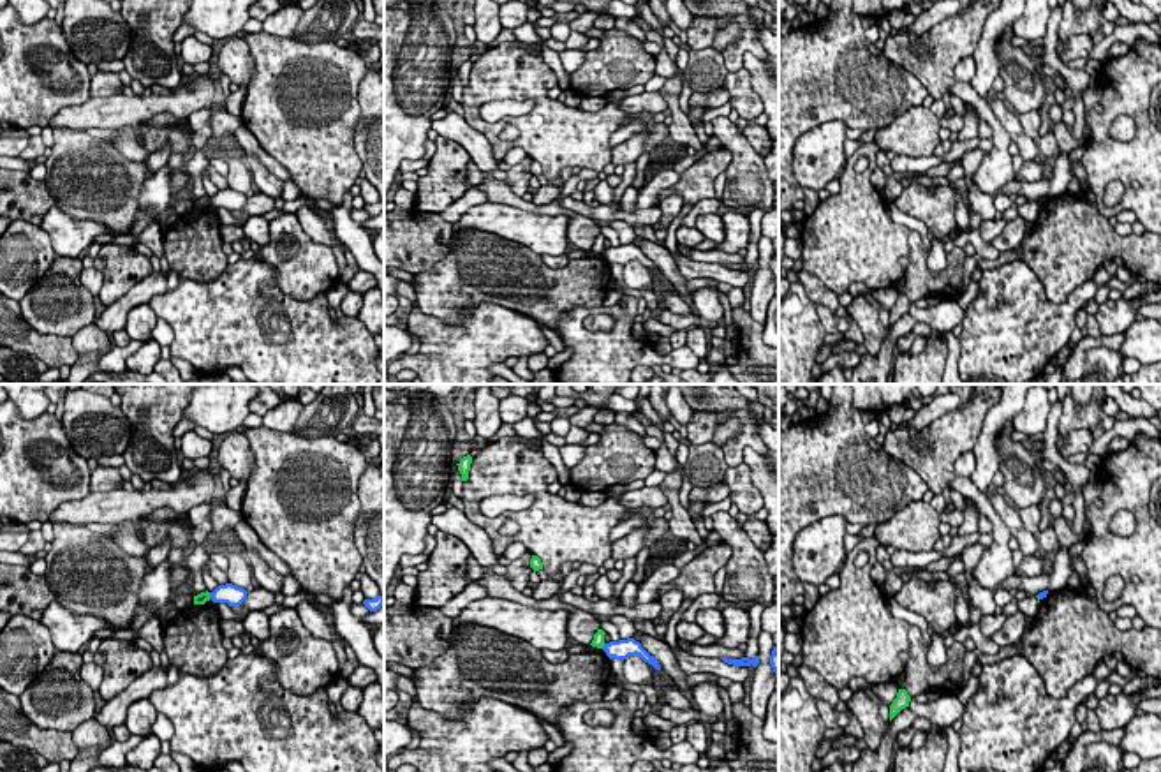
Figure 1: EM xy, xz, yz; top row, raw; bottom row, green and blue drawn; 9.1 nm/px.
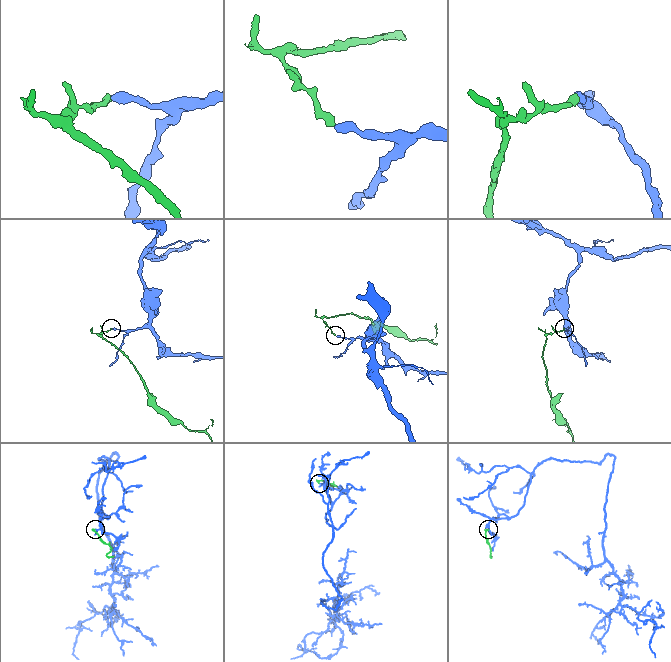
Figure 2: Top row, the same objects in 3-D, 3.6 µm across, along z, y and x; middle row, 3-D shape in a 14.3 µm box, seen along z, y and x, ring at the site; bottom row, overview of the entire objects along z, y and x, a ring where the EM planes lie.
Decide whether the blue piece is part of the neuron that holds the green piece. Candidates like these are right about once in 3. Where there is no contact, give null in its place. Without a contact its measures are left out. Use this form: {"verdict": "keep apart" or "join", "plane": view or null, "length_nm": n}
{"verdict": "keep apart", "plane": "xz", "length_nm": 60}

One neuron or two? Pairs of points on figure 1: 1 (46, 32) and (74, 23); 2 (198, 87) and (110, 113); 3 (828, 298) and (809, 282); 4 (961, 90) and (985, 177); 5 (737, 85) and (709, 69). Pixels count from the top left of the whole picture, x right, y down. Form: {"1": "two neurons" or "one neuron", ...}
{"1": "two neurons", "2": "one neuron", "3": "one neuron", "4": "one neuron", "5": "two neurons"}

